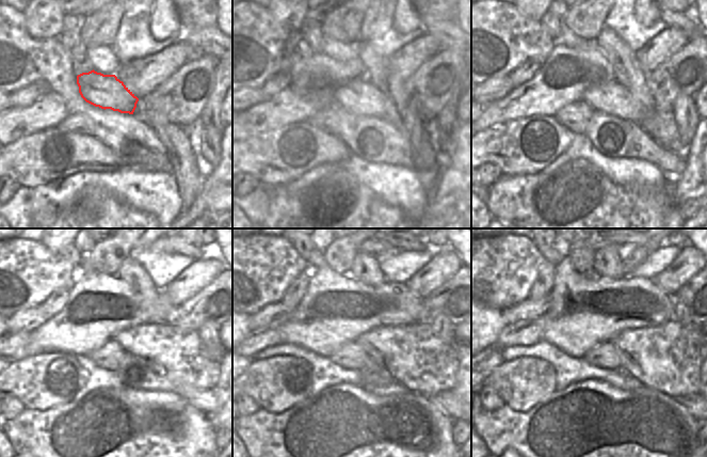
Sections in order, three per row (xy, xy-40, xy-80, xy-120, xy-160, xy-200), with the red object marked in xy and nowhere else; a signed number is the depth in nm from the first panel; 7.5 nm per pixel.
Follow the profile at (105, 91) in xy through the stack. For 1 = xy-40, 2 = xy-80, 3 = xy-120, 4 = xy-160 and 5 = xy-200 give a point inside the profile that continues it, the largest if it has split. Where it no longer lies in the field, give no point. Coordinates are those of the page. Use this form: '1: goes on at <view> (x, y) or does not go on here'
1: goes on at xy-40 (370, 94)
2: goes on at xy-80 (626, 96)
3: goes on at xy-120 (177, 350)
4: goes on at xy-160 (416, 356)
5: goes on at xy-200 (668, 358)

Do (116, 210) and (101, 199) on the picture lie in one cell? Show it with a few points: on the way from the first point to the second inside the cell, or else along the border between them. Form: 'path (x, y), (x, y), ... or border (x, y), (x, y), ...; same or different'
path (113, 210), (105, 202); same

